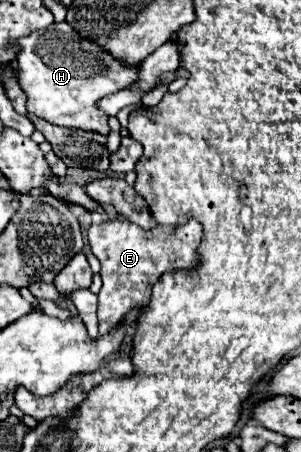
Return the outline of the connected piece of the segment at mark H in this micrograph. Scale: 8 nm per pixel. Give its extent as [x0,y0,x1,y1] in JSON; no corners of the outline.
[18,22,136,134]

